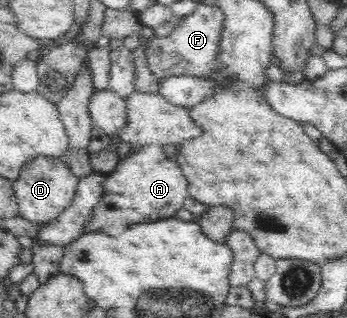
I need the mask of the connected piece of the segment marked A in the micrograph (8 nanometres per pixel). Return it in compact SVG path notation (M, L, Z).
M162 145L136 147L106 175L100 205L94 207L92 219L84 225L84 234L98 232L110 237L120 236L132 225L175 218L188 195L188 180L176 157L166 156Z

